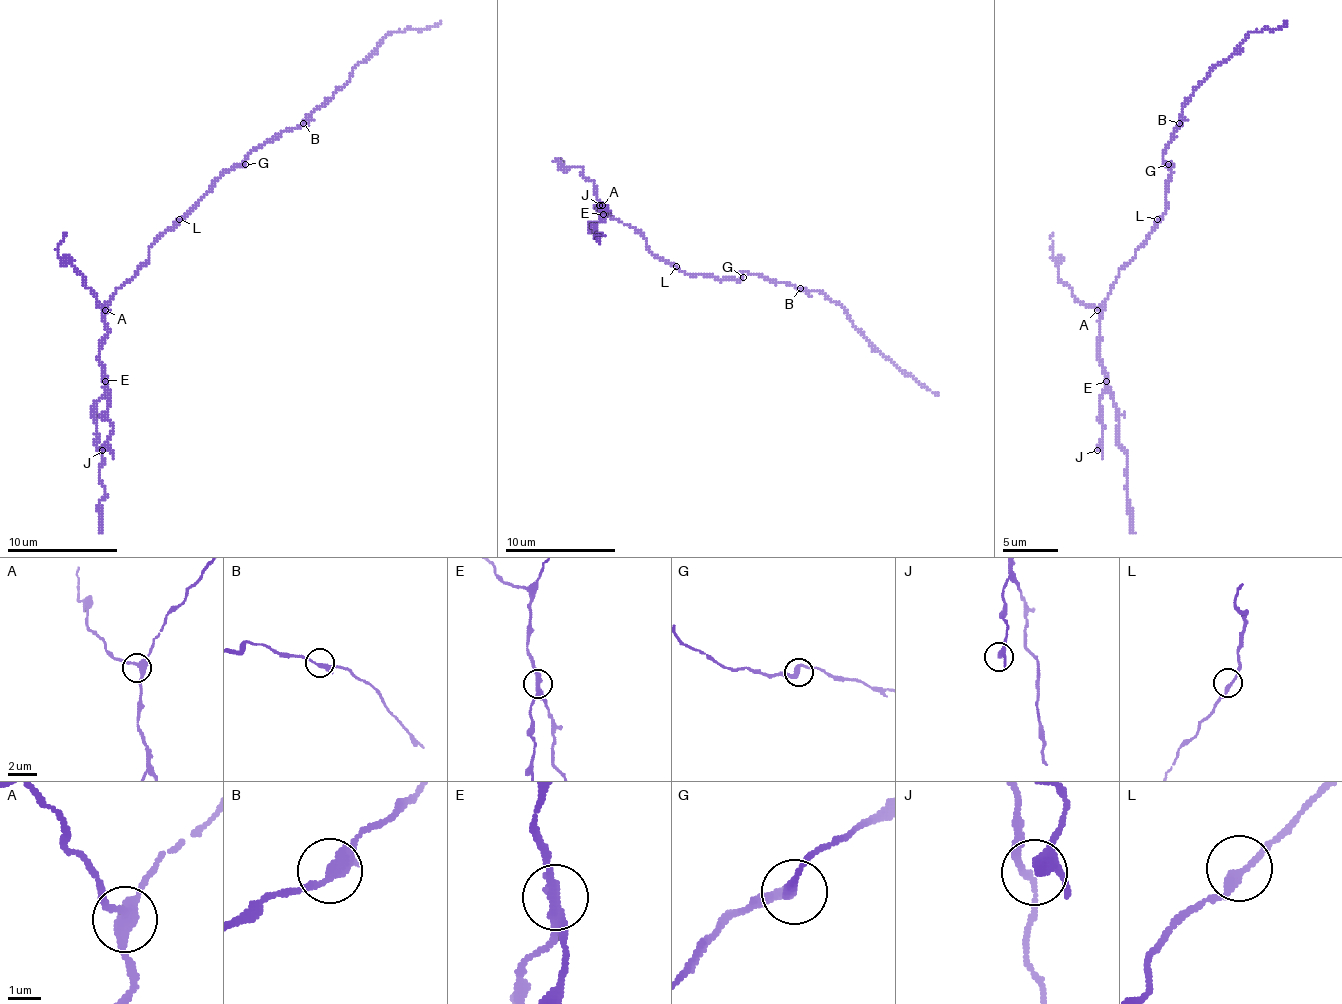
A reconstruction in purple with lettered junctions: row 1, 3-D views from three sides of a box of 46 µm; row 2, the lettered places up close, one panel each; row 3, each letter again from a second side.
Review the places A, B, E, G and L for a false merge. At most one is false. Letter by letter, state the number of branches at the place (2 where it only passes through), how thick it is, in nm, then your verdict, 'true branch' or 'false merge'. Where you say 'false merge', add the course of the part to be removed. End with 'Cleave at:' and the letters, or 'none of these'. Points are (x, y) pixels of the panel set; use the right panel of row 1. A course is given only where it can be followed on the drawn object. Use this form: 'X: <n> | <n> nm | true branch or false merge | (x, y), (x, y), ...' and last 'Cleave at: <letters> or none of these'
A: 3 | 320 nm | true branch
B: 2 | 320 nm | true branch
E: 3 | 260 nm | false merge | (1105, 381), (1099, 401), (1102, 458)
G: 2 | 280 nm | true branch
L: 2 | 220 nm | true branch
Cleave at: E

